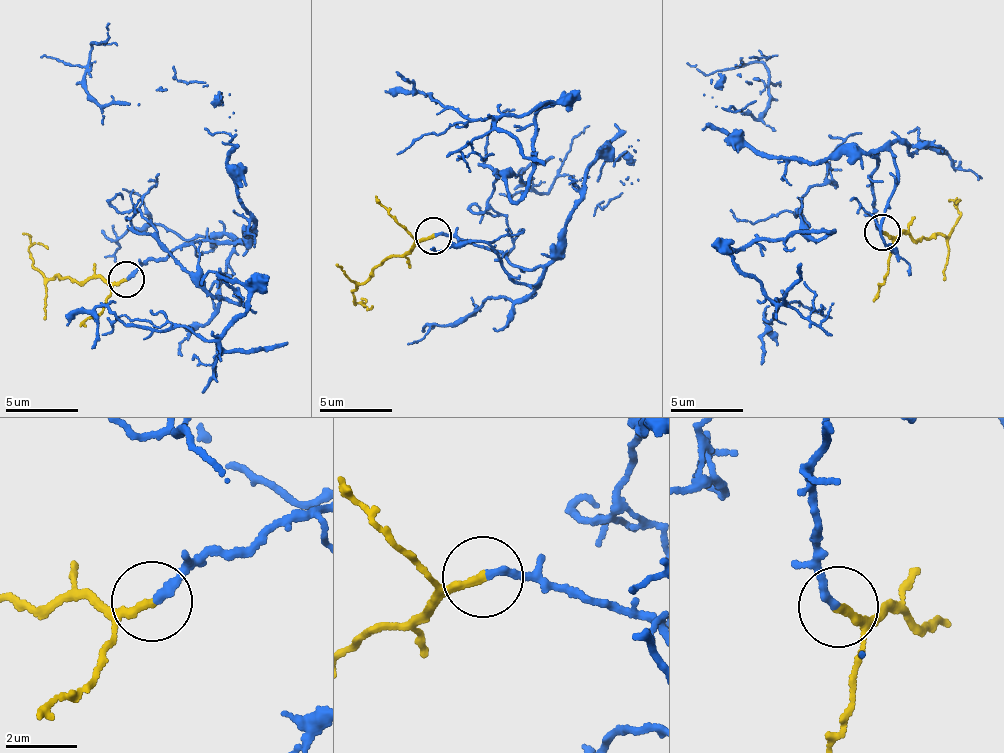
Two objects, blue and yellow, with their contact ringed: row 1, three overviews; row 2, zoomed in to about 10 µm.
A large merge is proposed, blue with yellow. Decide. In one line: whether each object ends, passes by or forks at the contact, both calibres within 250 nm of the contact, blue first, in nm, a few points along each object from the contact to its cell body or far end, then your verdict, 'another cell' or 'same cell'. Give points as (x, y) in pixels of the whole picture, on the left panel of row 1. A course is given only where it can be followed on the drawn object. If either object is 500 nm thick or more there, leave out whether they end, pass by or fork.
blue ends | yellow ends | 240/240 nm | blue via (127, 280), (254, 231), (227, 171), (220, 93), (172, 76), (131, 103), (88, 91), (91, 44), (111, 25) | yellow via (127, 280), (108, 284), (92, 278), (76, 284), (66, 276), (49, 278), (31, 261), (34, 243), (47, 251) | same cell

